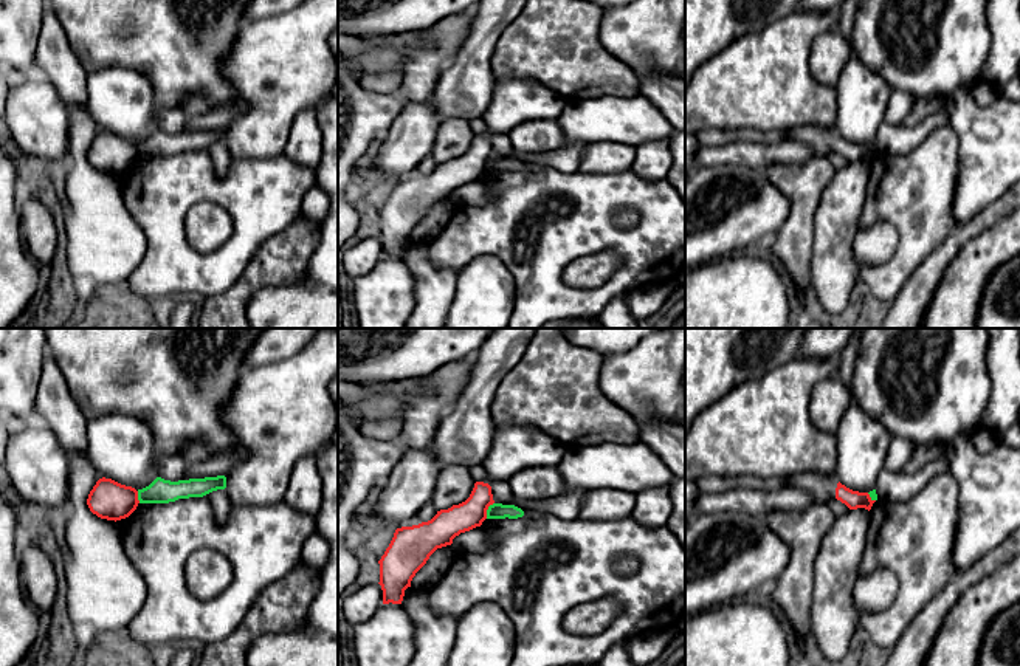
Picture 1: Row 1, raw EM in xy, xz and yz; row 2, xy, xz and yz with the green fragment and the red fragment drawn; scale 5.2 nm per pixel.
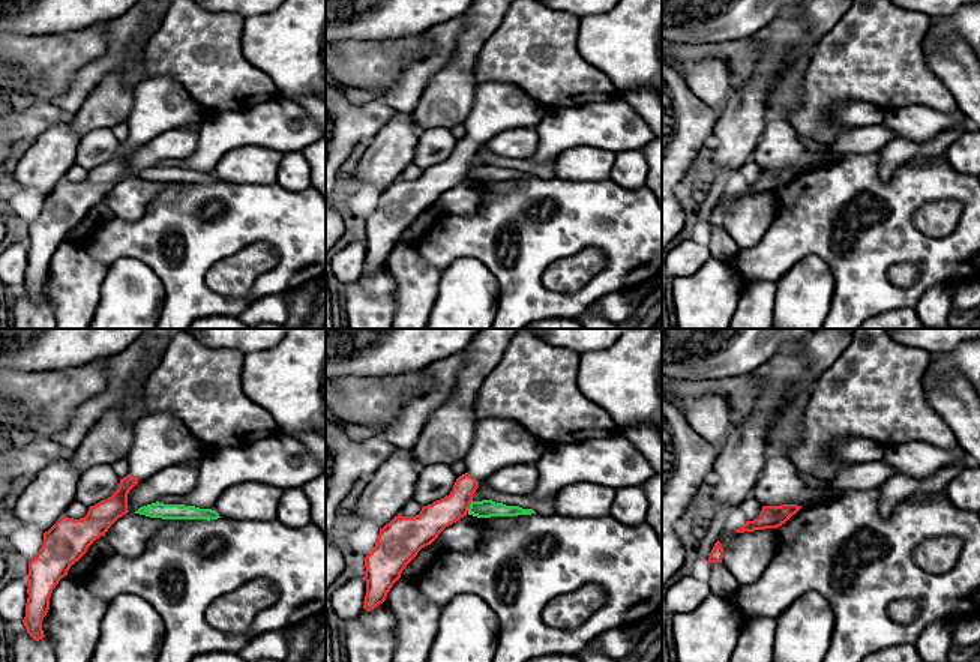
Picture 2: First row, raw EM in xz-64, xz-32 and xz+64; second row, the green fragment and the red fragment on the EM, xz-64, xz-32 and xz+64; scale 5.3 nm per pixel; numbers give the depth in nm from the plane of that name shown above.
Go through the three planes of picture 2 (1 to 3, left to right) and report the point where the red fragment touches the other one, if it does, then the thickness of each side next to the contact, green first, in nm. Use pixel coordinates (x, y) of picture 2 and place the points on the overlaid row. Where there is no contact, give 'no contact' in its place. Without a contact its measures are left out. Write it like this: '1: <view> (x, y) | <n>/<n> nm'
1: no contact
2: xz-32 (470, 506) | 100/160 nm
3: no contact

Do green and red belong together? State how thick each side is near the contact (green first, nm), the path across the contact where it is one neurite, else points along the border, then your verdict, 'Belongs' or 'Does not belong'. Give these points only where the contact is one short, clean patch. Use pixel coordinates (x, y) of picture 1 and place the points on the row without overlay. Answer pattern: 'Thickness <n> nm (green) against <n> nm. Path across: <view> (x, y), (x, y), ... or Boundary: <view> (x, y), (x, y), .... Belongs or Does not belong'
Thickness 80 nm (green) against 160 nm. Boundary: xz (493, 155), (485, 171). Does not belong

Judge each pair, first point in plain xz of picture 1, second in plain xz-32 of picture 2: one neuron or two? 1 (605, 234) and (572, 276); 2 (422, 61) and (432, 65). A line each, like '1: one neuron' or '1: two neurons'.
1: two neurons
2: one neuron

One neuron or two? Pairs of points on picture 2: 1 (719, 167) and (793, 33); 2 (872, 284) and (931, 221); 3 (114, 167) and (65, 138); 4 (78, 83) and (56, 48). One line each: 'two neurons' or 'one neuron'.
1: one neuron
2: two neurons
3: two neurons
4: two neurons

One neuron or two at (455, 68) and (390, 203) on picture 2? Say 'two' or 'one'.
two

